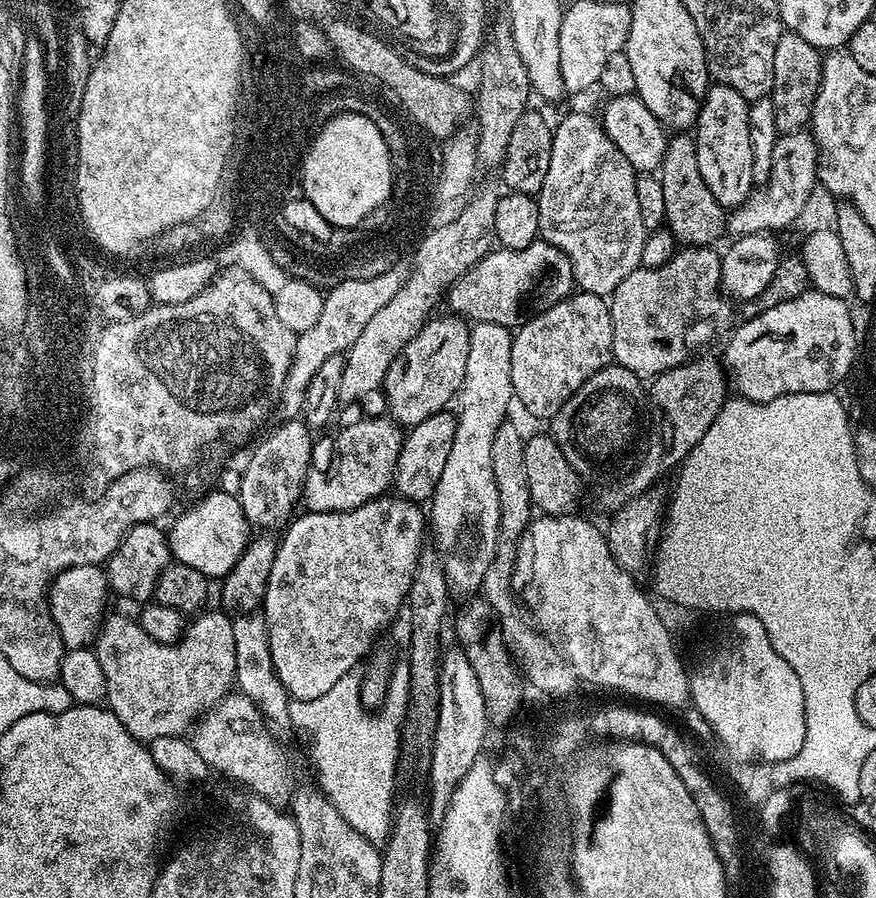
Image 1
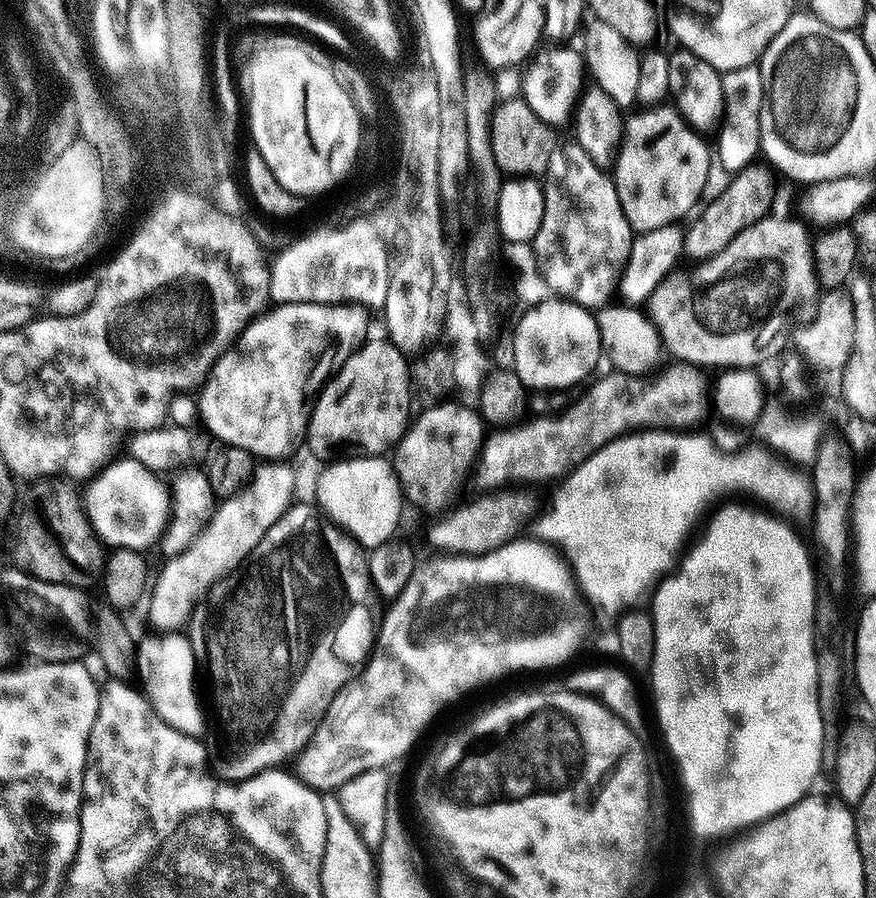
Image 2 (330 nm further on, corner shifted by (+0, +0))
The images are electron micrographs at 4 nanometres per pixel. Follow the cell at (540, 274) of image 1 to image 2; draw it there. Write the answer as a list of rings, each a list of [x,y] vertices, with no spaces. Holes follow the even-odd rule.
[[[276,304],[271,310],[257,316],[253,323],[246,326],[246,330],[237,338],[235,344],[220,355],[208,379],[199,389],[199,419],[202,424],[204,422],[205,426],[221,440],[221,445],[246,450],[261,461],[280,462],[288,458],[299,444],[301,447],[305,443],[308,435],[308,418],[312,415],[312,406],[320,389],[328,383],[334,370],[339,370],[351,358],[352,353],[369,339],[368,315],[370,315],[369,309],[363,304]]]

